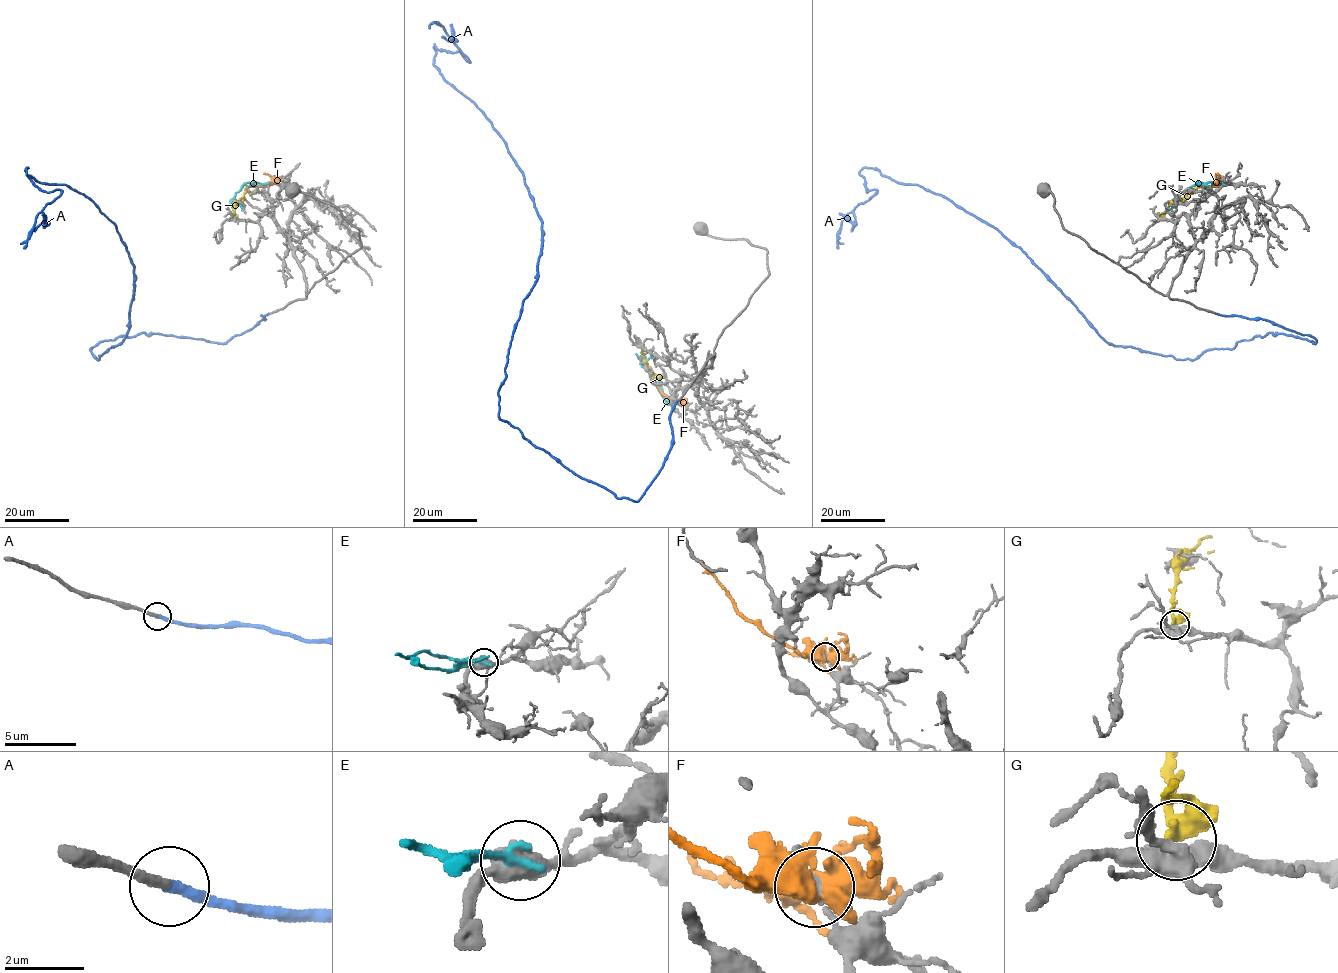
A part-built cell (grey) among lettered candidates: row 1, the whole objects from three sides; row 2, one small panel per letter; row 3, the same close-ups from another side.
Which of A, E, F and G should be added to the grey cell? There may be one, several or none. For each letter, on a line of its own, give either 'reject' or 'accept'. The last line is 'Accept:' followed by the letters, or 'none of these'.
A: accept
E: reject
F: reject
G: reject
Accept: A

